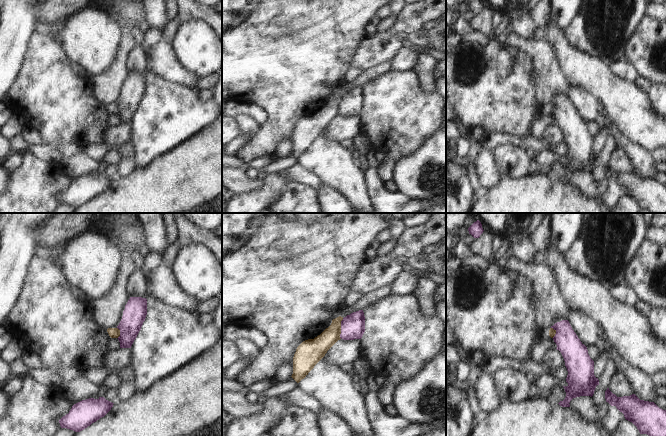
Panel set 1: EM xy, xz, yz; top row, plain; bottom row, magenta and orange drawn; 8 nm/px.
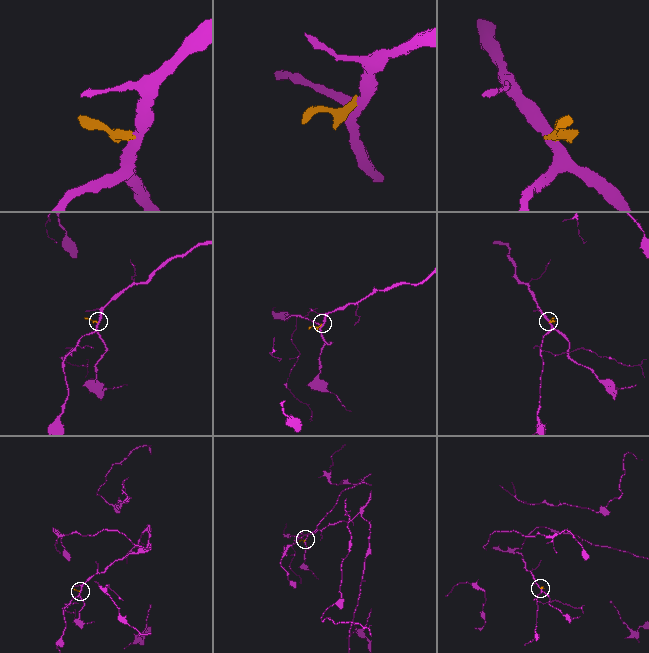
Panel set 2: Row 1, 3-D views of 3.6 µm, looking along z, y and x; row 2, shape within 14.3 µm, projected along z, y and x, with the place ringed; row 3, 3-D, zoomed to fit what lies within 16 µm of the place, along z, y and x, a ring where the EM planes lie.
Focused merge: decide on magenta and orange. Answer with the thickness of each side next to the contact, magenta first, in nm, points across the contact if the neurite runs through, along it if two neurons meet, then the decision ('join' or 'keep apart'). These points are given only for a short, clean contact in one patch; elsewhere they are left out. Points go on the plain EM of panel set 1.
190/160 nm | along xz (343, 94), (341, 97), (340, 114) | keep apart

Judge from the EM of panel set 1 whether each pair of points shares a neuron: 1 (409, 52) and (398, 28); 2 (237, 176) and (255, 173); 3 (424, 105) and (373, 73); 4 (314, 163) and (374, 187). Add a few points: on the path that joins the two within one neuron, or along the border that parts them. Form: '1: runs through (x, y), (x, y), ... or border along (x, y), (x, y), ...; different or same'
1: border along (408, 44), (390, 61); different
2: border along (246, 170), (253, 178), (262, 177); different
3: border along (390, 70), (363, 86); different
4: border along (364, 168), (367, 174), (368, 193), (373, 202); different

